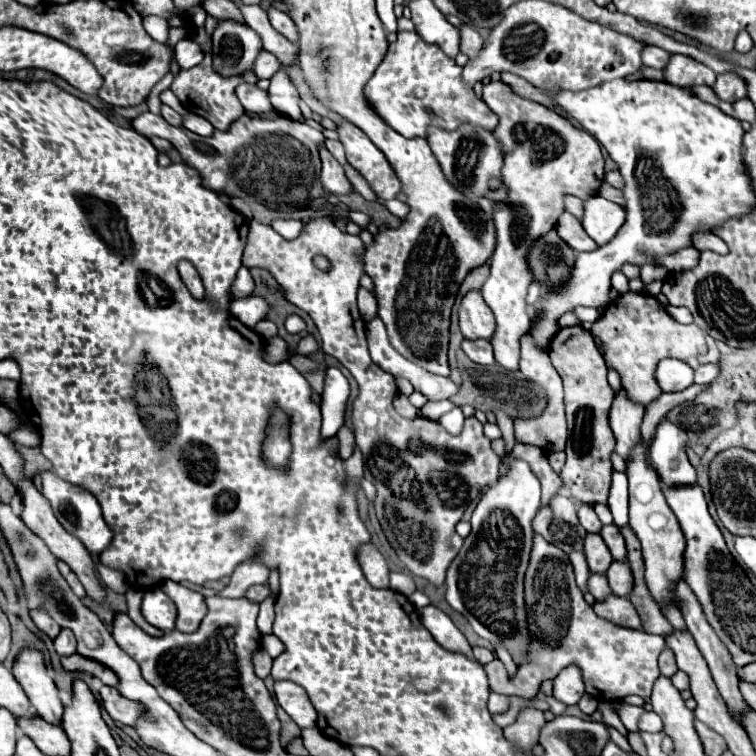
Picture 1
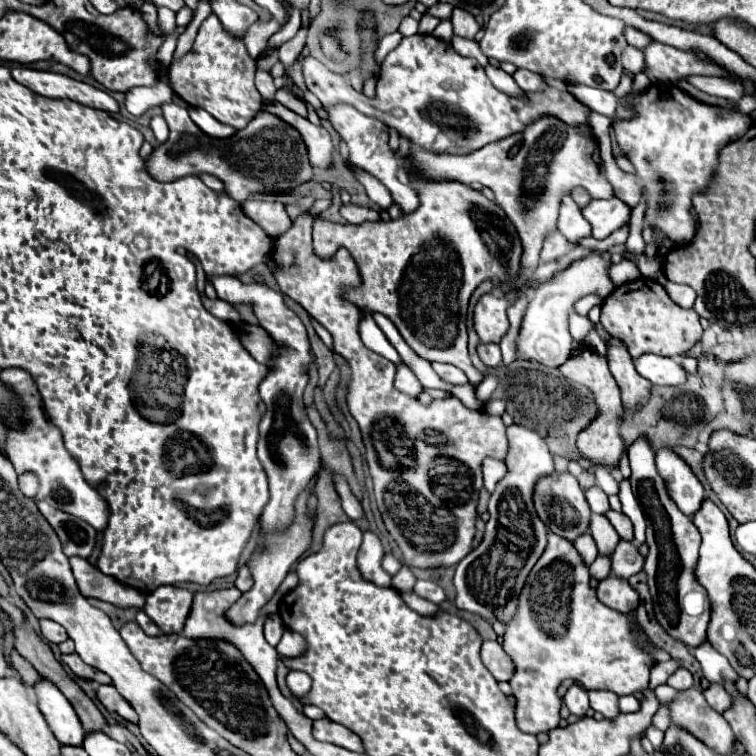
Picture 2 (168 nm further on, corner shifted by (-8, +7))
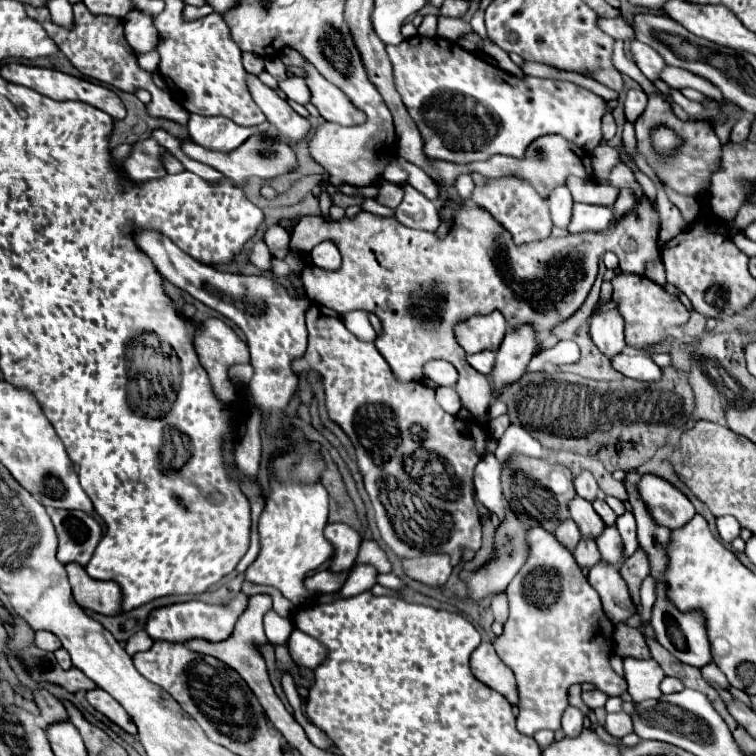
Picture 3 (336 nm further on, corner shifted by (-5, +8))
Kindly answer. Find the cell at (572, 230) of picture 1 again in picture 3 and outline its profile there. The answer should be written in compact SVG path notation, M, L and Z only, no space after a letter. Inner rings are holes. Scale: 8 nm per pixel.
M565 185L561 187L555 187L549 197L549 209L551 209L551 219L553 219L553 225L557 227L567 227L567 221L571 219L571 205L573 205L573 199L571 199L571 193Z

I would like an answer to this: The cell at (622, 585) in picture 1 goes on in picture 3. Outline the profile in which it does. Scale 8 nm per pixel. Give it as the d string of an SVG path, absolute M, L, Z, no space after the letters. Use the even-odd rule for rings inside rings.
M605 527L599 537L595 537L601 559L609 565L619 565L619 533L615 527Z

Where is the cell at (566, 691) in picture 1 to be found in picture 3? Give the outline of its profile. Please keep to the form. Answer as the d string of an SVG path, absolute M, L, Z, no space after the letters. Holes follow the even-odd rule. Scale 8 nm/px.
M567 707L565 715L563 715L563 725L561 725L565 737L577 737L583 731L583 719L585 717L583 717L583 713L579 709Z

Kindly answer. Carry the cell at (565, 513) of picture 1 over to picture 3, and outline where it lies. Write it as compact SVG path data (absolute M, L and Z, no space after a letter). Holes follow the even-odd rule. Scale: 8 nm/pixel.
M515 455L501 467L501 489L507 509L511 509L525 527L543 527L547 531L555 531L559 521L569 519L567 501L575 497L573 475L567 467L527 455Z

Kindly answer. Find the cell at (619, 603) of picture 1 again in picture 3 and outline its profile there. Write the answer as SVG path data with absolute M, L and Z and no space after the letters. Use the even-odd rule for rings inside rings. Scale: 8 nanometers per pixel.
M599 561L589 569L587 581L599 593L603 611L615 625L637 613L637 607L629 597L627 583L623 581L615 565Z

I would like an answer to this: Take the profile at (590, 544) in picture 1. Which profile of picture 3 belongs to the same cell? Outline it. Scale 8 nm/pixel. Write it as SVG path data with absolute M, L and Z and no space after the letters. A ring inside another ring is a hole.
M575 497L573 501L569 501L569 513L583 537L593 539L595 535L599 535L599 529L603 529L605 525L603 521L599 521L599 515L591 509L591 503L583 501L581 497Z

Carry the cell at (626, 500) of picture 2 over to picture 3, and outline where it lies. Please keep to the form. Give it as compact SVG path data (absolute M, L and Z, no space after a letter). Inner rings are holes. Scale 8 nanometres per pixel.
M625 513L625 515L621 515L619 519L617 519L617 523L615 523L615 527L617 527L617 531L619 531L619 535L621 535L621 539L623 539L623 555L625 557L631 557L635 551L637 551L637 533L635 533L635 529L637 529L637 525L635 525L635 517L633 517L633 513Z

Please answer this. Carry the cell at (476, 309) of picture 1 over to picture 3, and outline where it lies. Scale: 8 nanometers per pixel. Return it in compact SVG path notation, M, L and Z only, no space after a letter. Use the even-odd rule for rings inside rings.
M489 313L489 315L475 315L457 325L455 339L465 349L467 355L479 353L479 351L497 351L507 331L507 321L501 313Z

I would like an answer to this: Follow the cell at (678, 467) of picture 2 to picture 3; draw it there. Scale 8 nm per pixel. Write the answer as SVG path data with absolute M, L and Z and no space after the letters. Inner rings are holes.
M641 475L635 487L639 499L643 501L643 505L647 505L649 515L659 527L675 531L681 529L695 515L691 501L661 477Z

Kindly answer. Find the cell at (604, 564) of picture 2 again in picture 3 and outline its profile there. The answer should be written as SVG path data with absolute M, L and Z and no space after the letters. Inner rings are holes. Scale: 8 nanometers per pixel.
M583 537L577 547L573 549L573 557L577 561L579 567L591 567L595 563L599 563L599 551L595 549L595 541L589 537Z

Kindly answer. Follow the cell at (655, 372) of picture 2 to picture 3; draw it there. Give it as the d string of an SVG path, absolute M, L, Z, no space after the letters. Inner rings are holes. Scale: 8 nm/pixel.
M645 351L617 353L615 357L611 357L611 367L621 375L639 381L657 381L661 377L661 369L651 361Z

